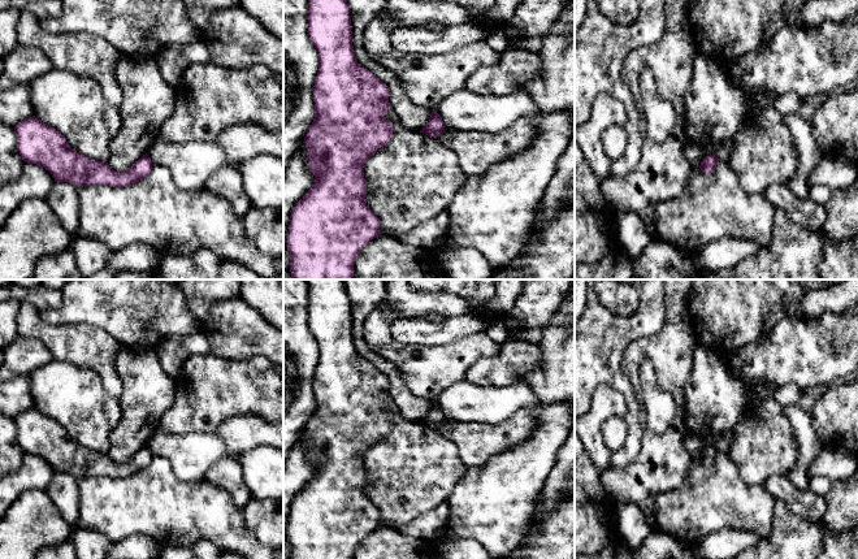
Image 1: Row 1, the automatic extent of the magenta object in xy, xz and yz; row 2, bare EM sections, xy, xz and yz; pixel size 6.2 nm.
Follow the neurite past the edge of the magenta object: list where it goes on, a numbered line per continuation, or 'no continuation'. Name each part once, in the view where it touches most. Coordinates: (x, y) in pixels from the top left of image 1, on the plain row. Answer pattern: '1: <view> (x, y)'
no continuation

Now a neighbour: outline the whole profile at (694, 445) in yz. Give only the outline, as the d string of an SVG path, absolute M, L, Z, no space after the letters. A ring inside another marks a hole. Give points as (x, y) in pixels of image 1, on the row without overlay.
M686 433L685 437L685 446L686 450L690 452L690 455L697 459L701 456L701 454L710 446L714 445L714 441L711 439L702 439L699 437L696 437L690 433Z

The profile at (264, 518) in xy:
M252 498L243 508L244 525L268 549L283 549L283 502Z

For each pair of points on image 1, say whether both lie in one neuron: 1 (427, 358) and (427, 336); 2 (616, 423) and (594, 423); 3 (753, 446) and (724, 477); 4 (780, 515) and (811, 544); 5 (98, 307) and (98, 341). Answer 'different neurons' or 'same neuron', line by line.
1: different neurons
2: different neurons
3: different neurons
4: same neuron
5: different neurons

